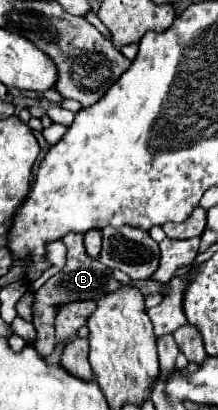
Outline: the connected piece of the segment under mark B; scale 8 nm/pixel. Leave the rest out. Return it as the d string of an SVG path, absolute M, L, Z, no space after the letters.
M66 234L66 238L62 238L64 244L68 246L68 256L66 256L66 264L60 270L60 274L54 274L52 278L48 278L44 282L42 288L38 288L34 292L34 304L32 304L32 324L36 328L36 338L32 342L32 346L38 350L38 354L42 358L48 358L54 350L54 316L58 312L58 306L76 302L76 300L100 300L102 296L116 292L120 286L120 282L112 276L112 272L106 274L106 266L102 266L102 262L90 258L84 250L84 242L80 234Z

